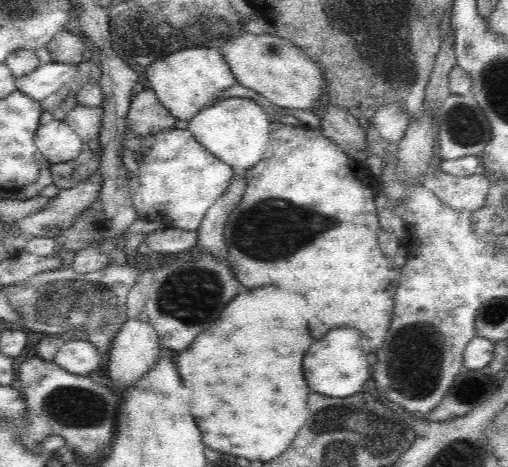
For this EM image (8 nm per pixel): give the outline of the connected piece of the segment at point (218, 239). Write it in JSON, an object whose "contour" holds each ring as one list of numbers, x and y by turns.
{"contour":[[235,172,224,194,221,194,206,211,197,230,197,242,204,248,204,252,214,256,224,254,222,230,224,230,226,218,242,200,244,190,246,190,246,177,240,172]]}

